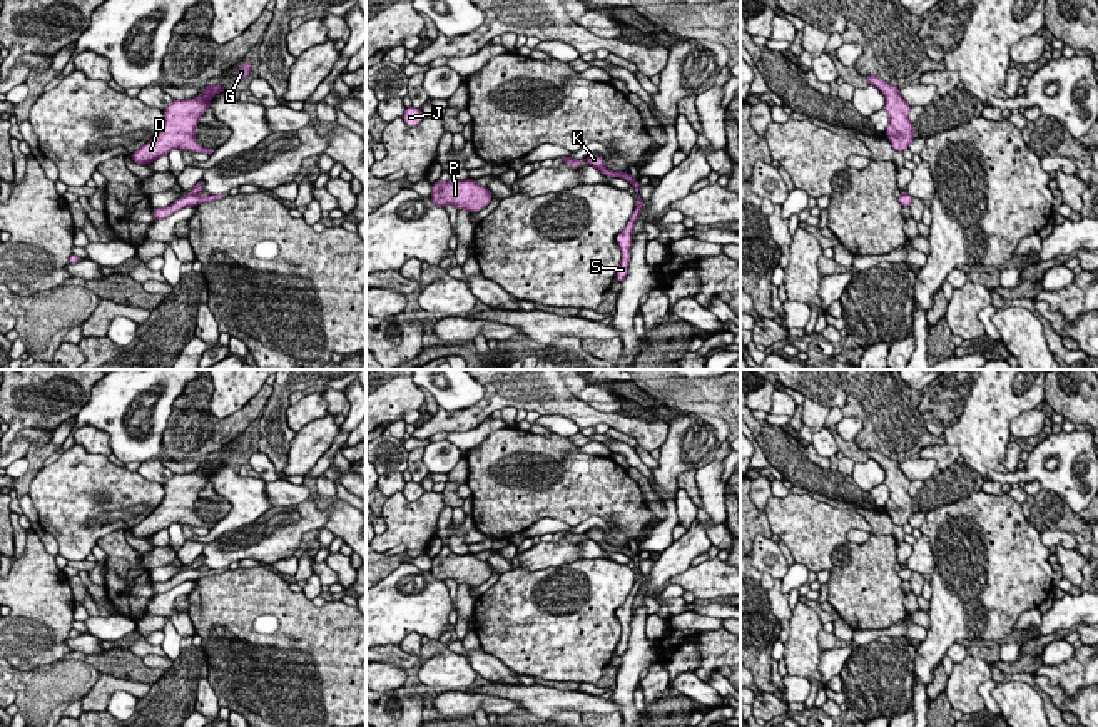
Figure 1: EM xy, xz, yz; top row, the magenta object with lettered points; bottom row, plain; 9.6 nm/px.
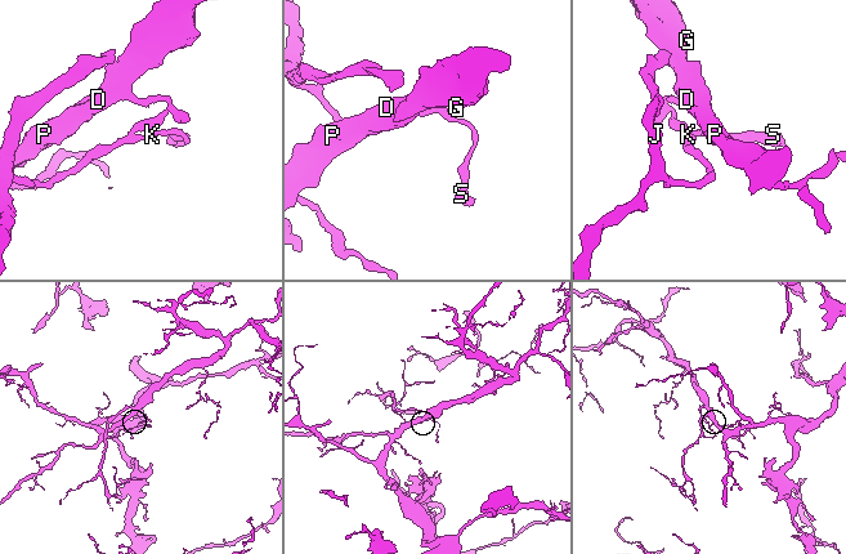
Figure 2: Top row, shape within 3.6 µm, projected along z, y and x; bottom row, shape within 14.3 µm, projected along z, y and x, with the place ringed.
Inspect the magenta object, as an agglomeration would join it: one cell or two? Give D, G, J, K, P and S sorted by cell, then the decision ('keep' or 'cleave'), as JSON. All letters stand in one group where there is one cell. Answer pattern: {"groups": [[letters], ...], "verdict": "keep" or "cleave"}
{"groups": [["D", "G", "P"], ["J", "K", "S"]], "verdict": "cleave"}

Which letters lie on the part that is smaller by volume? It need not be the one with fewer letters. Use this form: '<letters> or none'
J, K, S

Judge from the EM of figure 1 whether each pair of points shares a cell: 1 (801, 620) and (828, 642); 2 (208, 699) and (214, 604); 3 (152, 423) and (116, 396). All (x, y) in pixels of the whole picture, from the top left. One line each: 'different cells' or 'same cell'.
1: different cells
2: different cells
3: same cell

